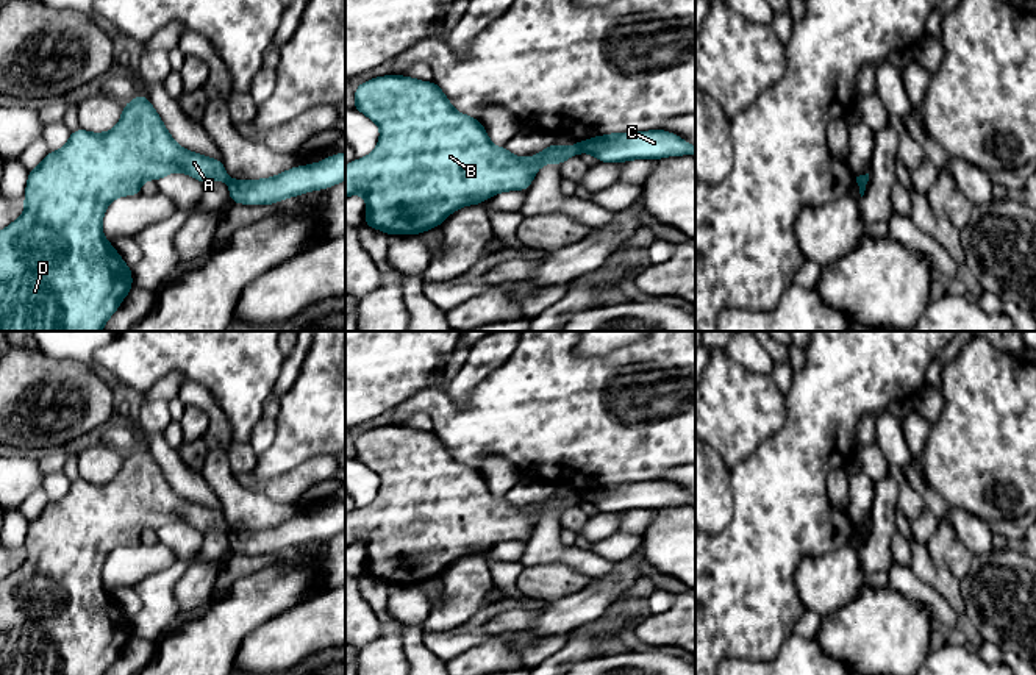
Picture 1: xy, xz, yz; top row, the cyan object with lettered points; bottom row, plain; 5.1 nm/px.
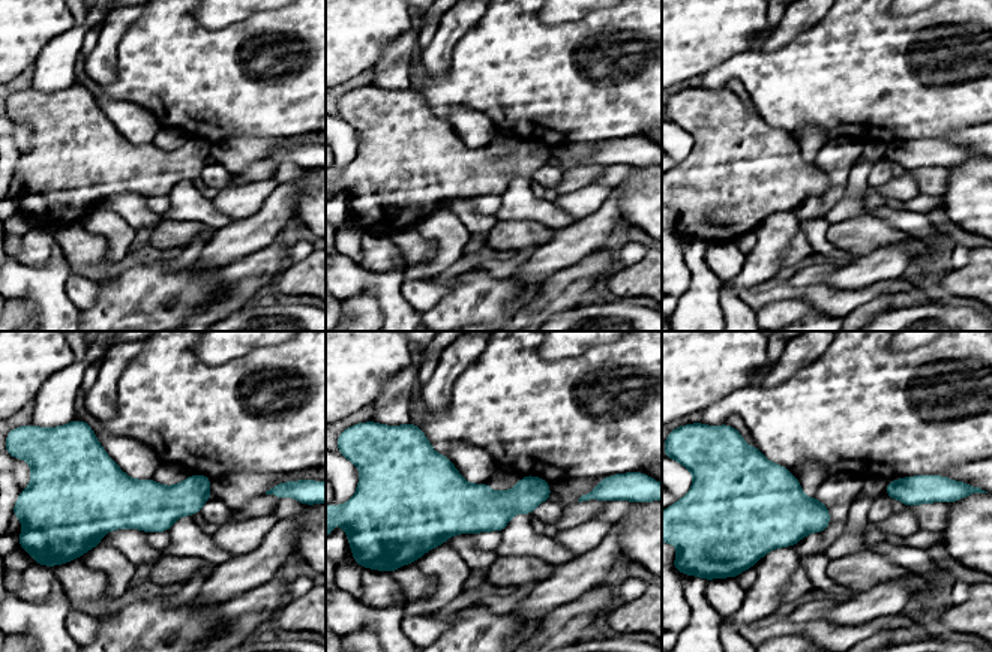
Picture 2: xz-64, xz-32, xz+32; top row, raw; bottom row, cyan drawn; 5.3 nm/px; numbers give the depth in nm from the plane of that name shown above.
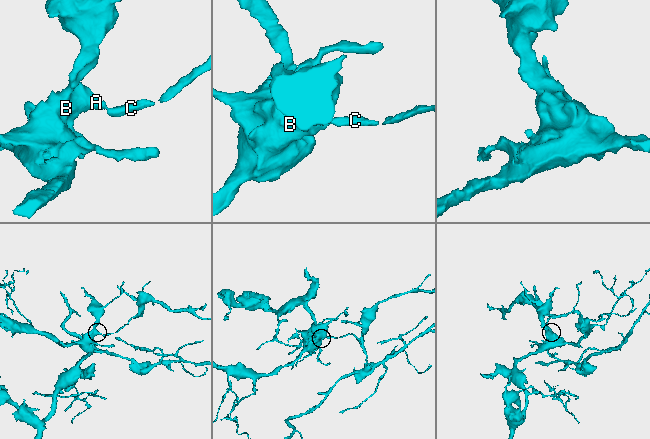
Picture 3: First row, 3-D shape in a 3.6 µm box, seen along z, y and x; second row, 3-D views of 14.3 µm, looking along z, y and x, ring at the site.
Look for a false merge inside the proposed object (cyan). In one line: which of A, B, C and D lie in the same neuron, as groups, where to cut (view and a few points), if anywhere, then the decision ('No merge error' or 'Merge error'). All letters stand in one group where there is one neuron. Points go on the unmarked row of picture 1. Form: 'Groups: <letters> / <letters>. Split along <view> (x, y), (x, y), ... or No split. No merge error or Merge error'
Groups: A B D / C. Split along xz (578, 492), (582, 502). Merge error

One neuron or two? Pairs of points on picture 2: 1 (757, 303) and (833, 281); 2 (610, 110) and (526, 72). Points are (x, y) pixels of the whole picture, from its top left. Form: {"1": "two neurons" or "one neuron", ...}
{"1": "two neurons", "2": "one neuron"}

